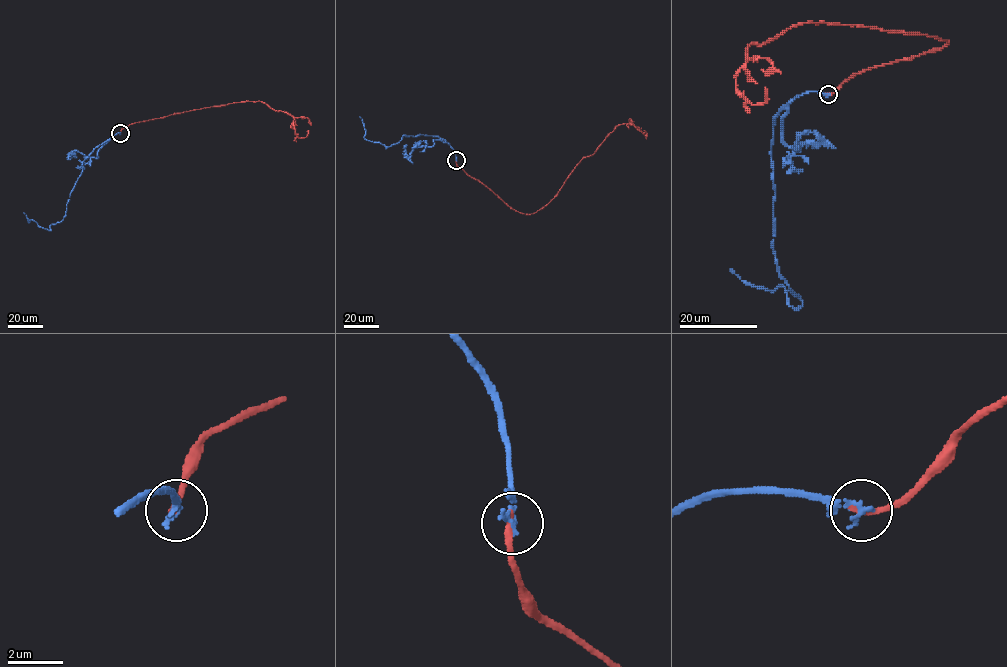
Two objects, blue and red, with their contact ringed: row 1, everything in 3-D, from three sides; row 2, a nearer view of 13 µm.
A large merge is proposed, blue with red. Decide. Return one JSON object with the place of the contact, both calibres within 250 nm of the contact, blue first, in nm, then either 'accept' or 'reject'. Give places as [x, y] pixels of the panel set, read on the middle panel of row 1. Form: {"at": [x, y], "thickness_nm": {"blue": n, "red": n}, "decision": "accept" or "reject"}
{"at": [456, 160], "thickness_nm": {"blue": 190, "red": 260}, "decision": "accept"}

